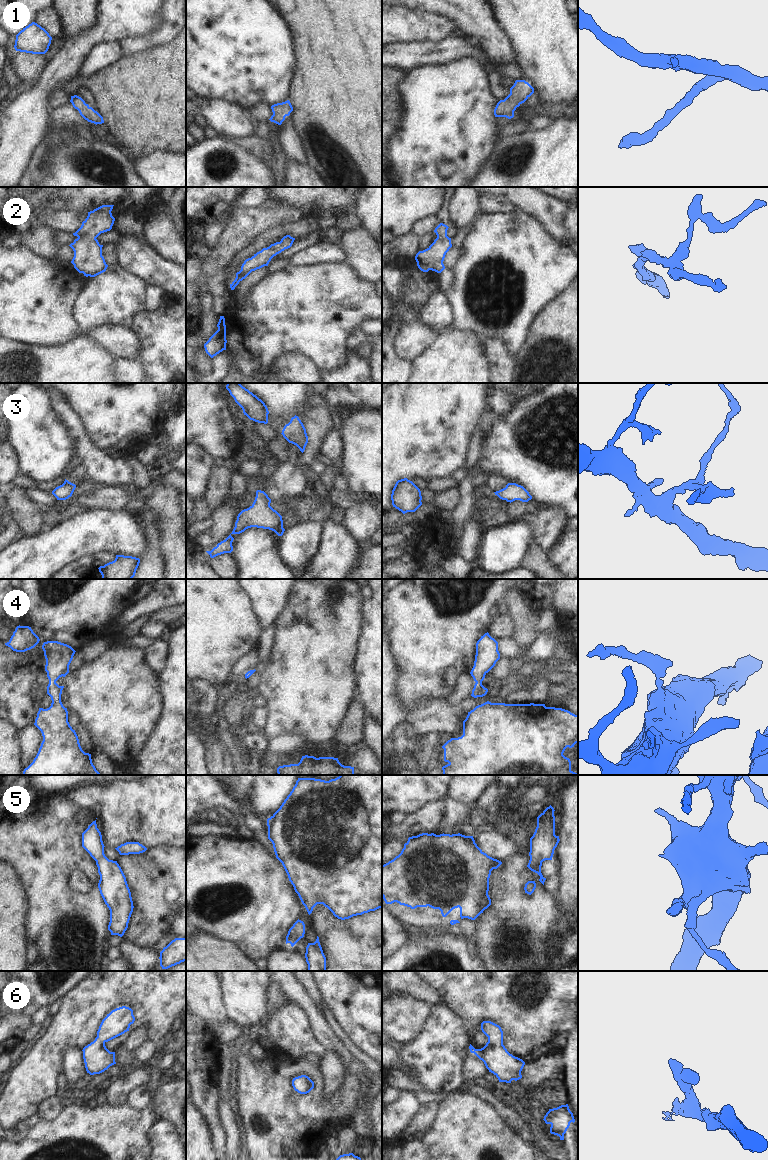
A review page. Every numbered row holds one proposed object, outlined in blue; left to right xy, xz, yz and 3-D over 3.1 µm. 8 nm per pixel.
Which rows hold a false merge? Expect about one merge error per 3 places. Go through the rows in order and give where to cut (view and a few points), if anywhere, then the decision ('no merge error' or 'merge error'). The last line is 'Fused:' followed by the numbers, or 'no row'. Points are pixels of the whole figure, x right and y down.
1: no cut; no merge error
2: no cut; no merge error
3: no cut; no merge error
4: no cut; no merge error
5: no cut; no merge error
6: no cut; no merge error
Fused: no row

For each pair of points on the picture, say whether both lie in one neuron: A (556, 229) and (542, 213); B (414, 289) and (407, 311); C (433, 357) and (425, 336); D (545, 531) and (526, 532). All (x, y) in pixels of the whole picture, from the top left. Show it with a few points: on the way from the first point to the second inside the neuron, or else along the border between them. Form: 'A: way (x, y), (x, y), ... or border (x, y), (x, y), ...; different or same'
A: way (554, 225), (546, 217); same
B: way (414, 294), (407, 306); same
C: border (437, 337), (411, 361); different
D: border (533, 529), (531, 536); different

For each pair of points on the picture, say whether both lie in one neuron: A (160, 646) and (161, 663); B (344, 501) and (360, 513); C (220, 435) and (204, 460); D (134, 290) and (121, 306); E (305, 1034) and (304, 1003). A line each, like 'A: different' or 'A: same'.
A: same
B: different
C: different
D: same
E: different

